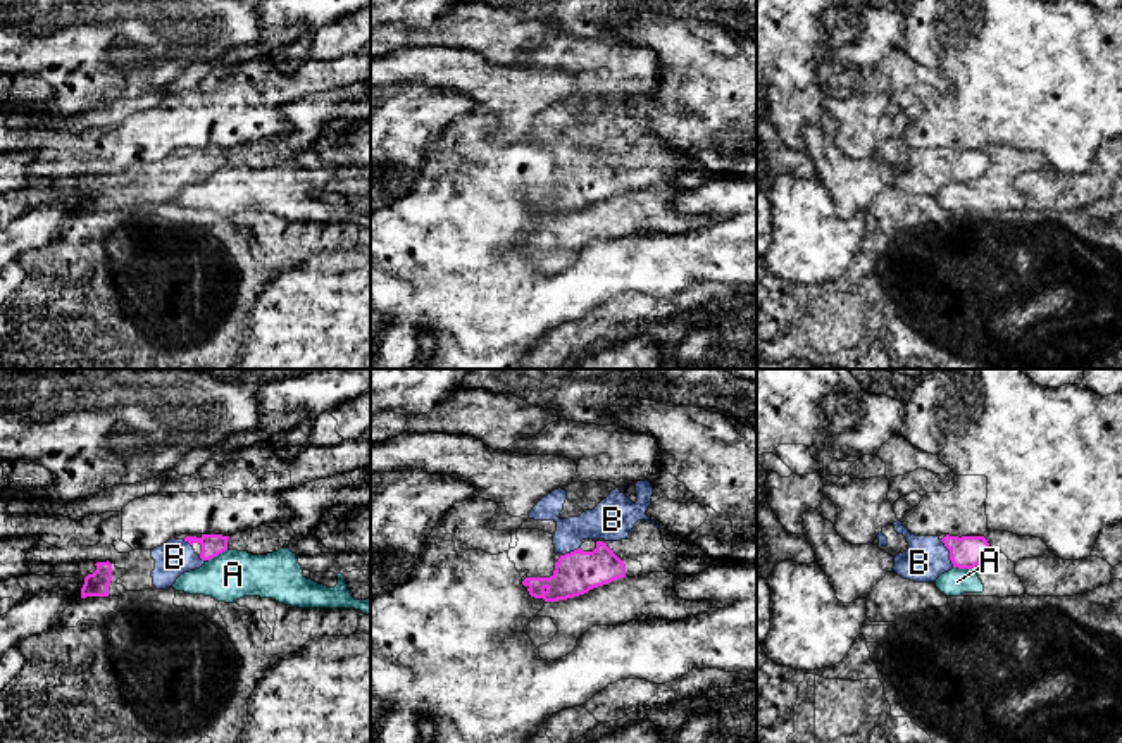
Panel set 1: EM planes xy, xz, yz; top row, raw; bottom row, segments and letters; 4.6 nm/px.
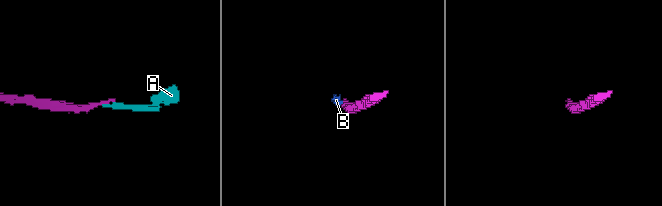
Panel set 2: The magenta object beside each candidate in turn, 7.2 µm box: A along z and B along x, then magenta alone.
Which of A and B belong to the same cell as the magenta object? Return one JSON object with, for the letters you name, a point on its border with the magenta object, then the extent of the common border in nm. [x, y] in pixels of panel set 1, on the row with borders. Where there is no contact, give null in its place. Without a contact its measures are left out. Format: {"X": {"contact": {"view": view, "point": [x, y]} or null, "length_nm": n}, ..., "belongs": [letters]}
{"B": {"contact": {"view": "yz", "point": [950, 554]}, "length_nm": 140}, "belongs": ["B"]}

